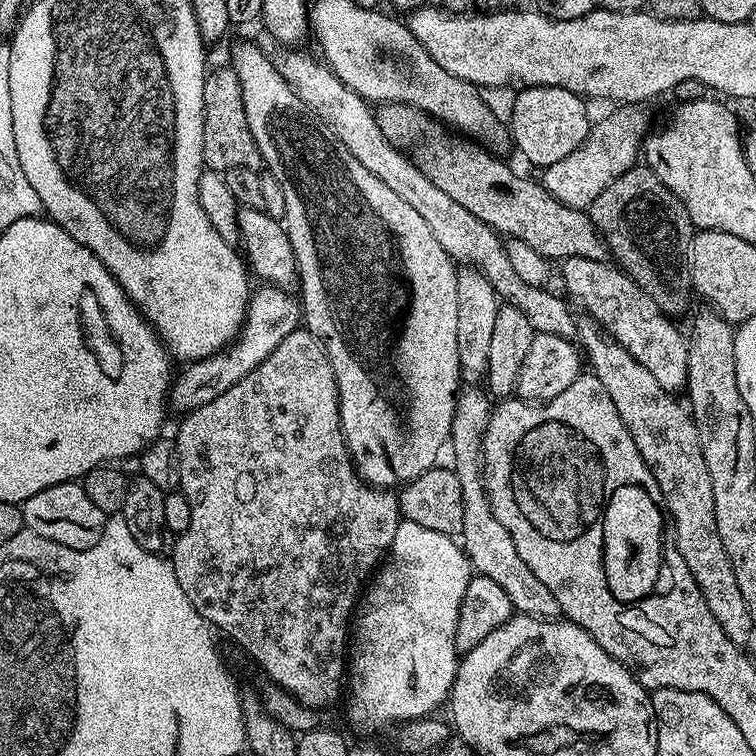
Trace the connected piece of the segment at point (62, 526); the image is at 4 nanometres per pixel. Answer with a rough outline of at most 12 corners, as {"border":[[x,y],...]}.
{"border":[[80,482],[25,500],[27,531],[67,548],[100,541],[106,513]]}

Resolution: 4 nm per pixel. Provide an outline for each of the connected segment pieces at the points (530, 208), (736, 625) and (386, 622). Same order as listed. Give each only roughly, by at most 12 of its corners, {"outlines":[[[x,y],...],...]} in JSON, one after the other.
{"outlines":[[[409,104],[378,130],[501,237],[552,262],[609,259],[587,211],[491,151],[420,132]],[[591,316],[576,336],[662,490],[714,622],[754,622],[691,411]],[[401,519],[350,624],[368,732],[435,713],[474,569]]]}

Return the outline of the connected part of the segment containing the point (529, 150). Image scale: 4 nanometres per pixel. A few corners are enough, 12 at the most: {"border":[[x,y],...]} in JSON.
{"border":[[558,86],[521,88],[510,140],[540,170],[574,152],[590,119]]}

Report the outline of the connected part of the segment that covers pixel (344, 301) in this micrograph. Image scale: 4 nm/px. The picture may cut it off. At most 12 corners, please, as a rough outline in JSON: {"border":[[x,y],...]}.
{"border":[[230,60],[361,481],[437,467],[458,271],[275,63]]}

